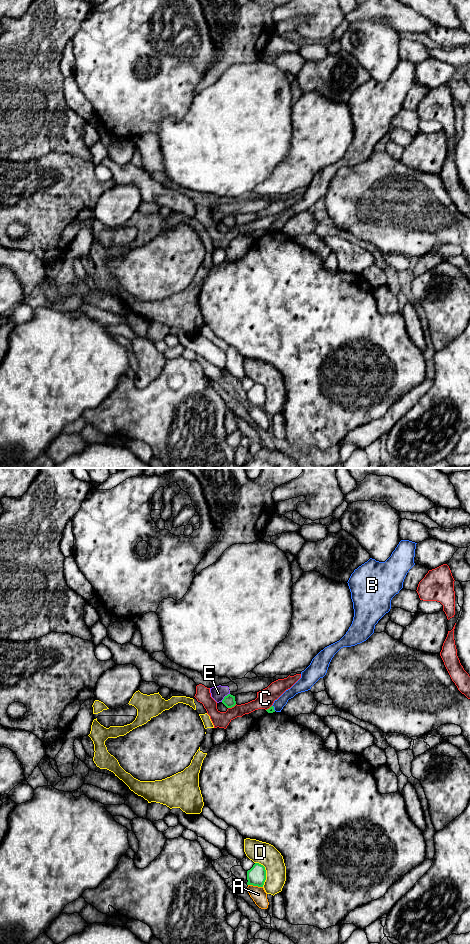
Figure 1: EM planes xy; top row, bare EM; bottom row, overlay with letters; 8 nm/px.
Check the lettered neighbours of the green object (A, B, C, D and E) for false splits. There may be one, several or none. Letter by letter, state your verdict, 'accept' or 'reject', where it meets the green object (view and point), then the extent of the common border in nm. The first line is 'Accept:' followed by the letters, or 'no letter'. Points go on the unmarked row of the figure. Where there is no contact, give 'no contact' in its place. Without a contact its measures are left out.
Accept: no letter
A: reject; meets green in xy at (255, 405); contact 120 nm long
B: reject; meets green in xy at (273, 228); contact 50 nm long
C: reject; meets green in xy at (232, 226); contact 80 nm long
D: reject; meets green in xy at (265, 392); contact 220 nm long
E: reject; meets green in xy at (224, 217); contact 100 nm long

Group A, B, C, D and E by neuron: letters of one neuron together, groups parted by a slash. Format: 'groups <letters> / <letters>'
groups A / B / C / D / E

